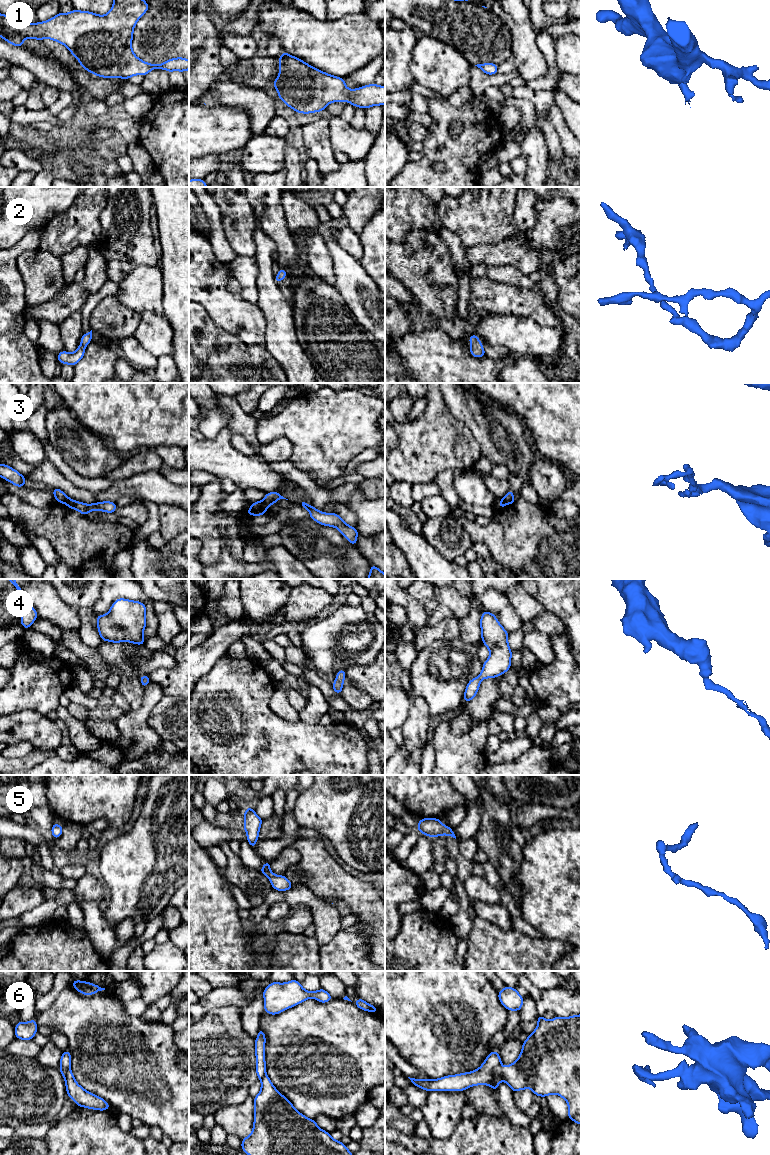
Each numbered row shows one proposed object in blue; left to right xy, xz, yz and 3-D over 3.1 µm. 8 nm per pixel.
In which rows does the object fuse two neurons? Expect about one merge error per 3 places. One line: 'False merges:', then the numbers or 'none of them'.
False merges: 3, 6

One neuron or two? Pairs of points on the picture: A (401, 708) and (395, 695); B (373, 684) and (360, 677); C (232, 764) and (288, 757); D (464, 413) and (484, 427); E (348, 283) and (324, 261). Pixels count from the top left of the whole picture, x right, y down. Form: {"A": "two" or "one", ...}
{"A": "one", "B": "one", "C": "one", "D": "one", "E": "two"}

